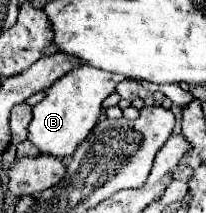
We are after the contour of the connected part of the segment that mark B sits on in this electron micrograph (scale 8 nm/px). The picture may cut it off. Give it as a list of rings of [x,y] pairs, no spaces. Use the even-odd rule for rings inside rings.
[[[81,65],[61,77],[47,89],[47,97],[33,107],[33,121],[29,125],[27,139],[39,149],[43,155],[57,155],[57,157],[71,157],[77,145],[89,135],[89,131],[97,125],[101,103],[107,95],[115,91],[115,85],[123,81],[121,75]]]

